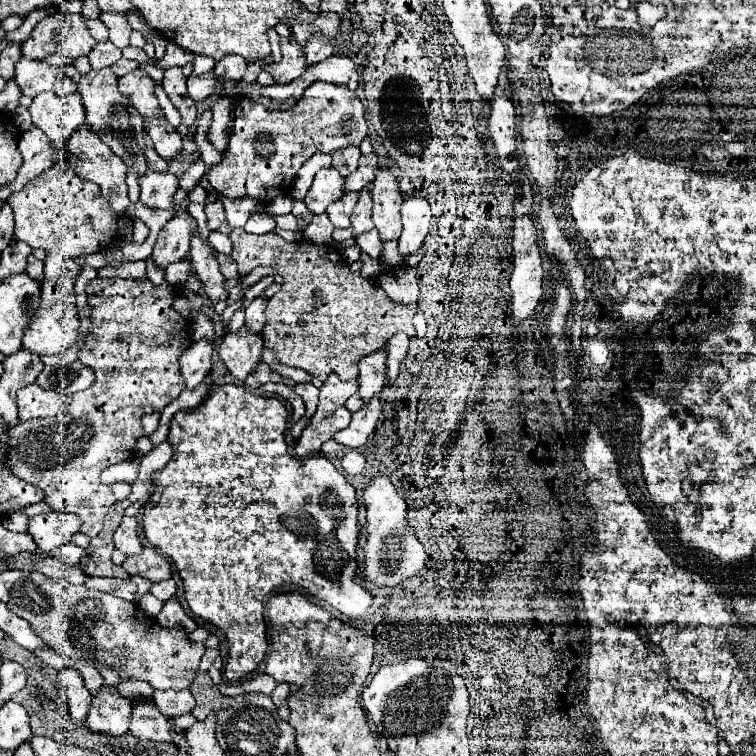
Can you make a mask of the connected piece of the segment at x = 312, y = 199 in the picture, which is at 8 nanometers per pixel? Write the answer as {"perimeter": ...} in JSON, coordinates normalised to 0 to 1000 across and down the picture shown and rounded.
{"perimeter":[[[429,222],[418,230],[402,270],[415,283],[426,283],[434,270],[450,265],[452,259],[455,259],[455,233],[442,222]]]}

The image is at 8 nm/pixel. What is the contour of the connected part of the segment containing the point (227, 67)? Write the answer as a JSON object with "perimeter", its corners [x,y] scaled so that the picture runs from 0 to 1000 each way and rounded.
{"perimeter":[[[310,71],[296,74],[294,79],[286,82],[283,95],[294,106],[310,106],[310,108],[315,108],[323,101],[323,95],[325,95],[325,79],[320,79],[320,74],[310,74]]]}

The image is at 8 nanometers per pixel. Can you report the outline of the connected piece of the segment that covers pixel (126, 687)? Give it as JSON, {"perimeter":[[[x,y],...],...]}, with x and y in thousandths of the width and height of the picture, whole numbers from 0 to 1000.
{"perimeter":[[[159,902],[153,907],[153,913],[164,921],[164,923],[172,923],[175,929],[177,926],[198,926],[201,923],[201,910],[198,905],[193,902]]]}

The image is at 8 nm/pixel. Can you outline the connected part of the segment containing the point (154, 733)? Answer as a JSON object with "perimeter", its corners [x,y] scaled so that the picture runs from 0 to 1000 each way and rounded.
{"perimeter":[[[180,929],[175,937],[172,971],[180,976],[206,979],[206,981],[230,981],[235,984],[238,971],[225,963],[222,950],[201,929]]]}

